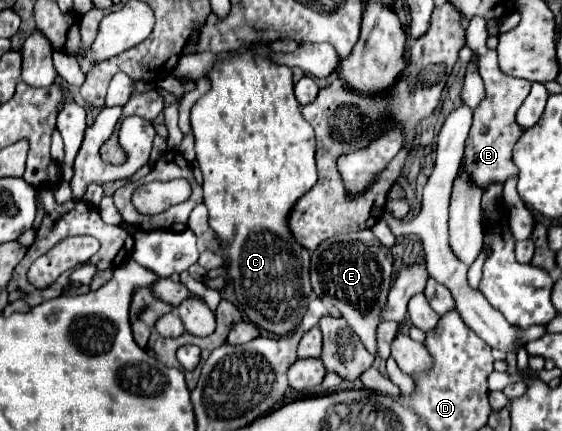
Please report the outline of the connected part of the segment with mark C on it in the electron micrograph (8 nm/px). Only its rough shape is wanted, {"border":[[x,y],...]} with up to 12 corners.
{"border":[[217,60],[191,108],[209,226],[241,310],[289,336],[317,182],[293,74]]}

